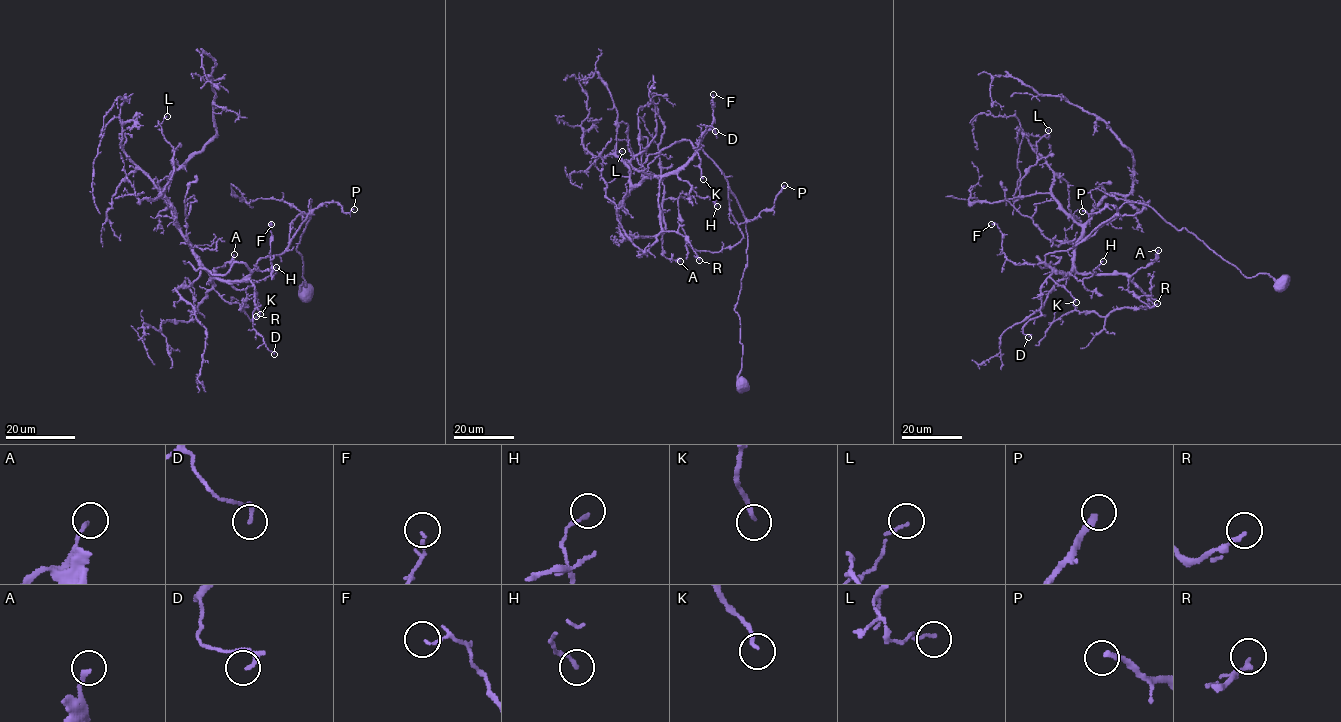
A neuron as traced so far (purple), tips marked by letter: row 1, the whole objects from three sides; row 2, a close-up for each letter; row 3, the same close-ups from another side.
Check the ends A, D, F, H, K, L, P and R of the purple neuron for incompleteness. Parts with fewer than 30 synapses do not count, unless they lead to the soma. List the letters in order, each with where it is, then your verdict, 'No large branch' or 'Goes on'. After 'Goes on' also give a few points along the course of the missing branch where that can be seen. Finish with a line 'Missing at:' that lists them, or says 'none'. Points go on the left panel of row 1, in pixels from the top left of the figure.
A: Place: (234, 254). No large branch
D: Place: (274, 354). No large branch
F: Place: (271, 224). No large branch
H: Place: (276, 267). No large branch
K: Place: (260, 314). No large branch
L: Place: (167, 116). No large branch
P: Place: (354, 209). No large branch
R: Place: (256, 316). No large branch
Missing at: none

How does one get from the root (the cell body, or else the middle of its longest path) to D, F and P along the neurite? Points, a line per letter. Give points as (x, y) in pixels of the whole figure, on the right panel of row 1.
D: (1280, 284), (1246, 277), (1127, 202), (1045, 255), (1052, 273), (1028, 337)
F: (1280, 284), (1266, 273), (1246, 277), (1140, 203), (1124, 203), (1040, 264), (1010, 261), (991, 224)
P: (1280, 284), (1266, 273), (1246, 277), (1140, 203), (1124, 203), (1117, 212), (1112, 205), (1082, 211)

